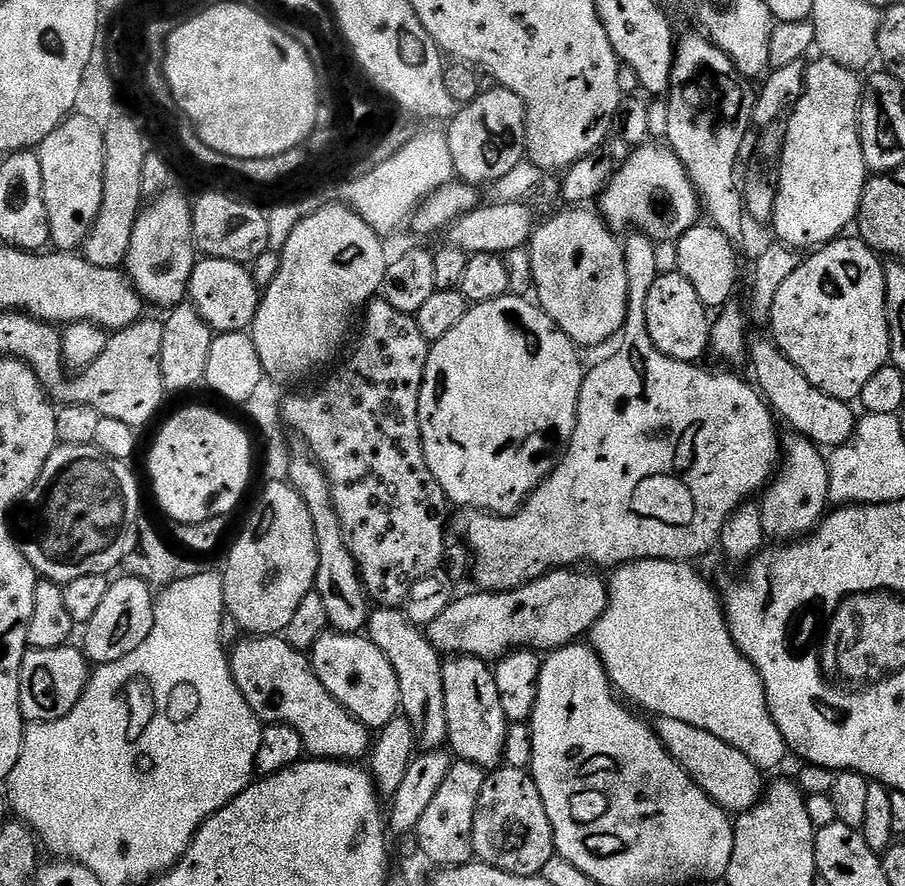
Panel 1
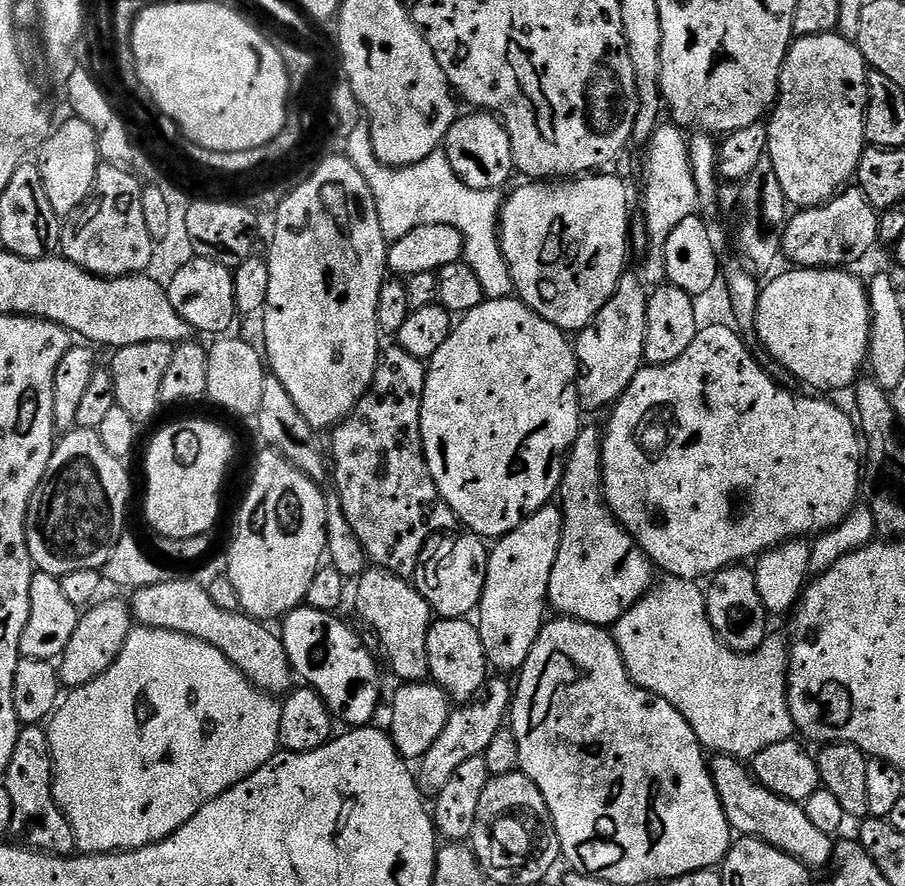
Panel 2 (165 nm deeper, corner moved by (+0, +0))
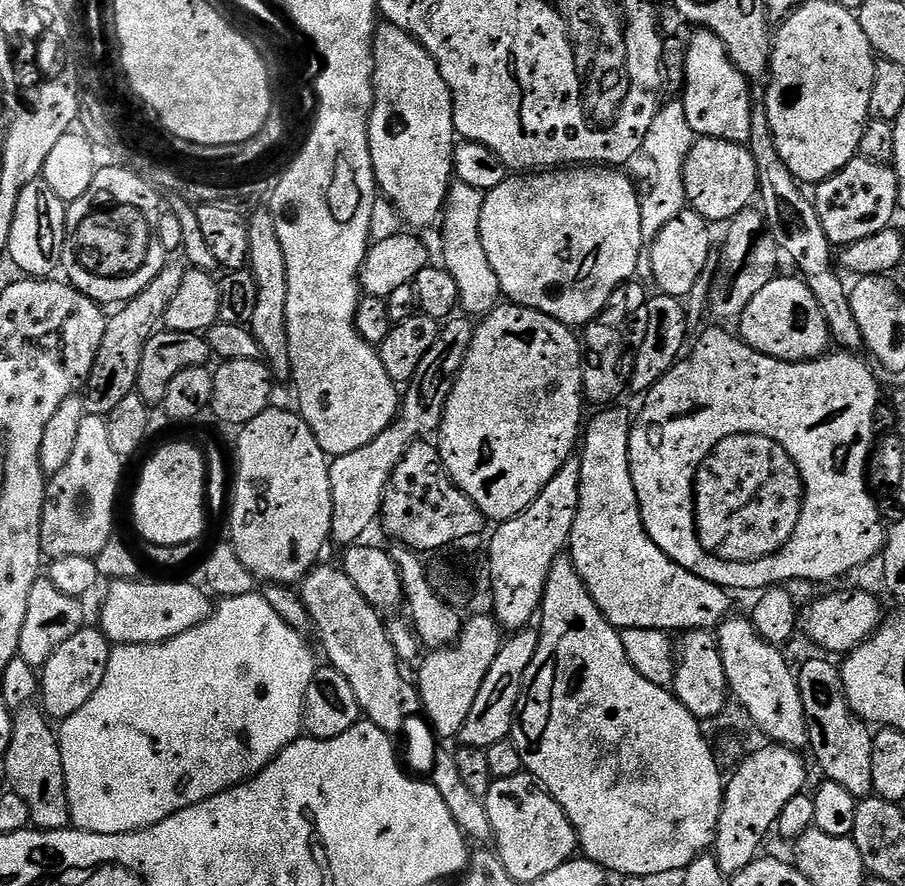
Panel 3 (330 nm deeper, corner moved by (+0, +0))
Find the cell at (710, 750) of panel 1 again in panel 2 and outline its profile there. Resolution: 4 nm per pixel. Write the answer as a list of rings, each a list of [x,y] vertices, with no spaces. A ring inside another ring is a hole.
[[[717,755],[711,761],[710,771],[716,793],[720,795],[722,810],[733,833],[744,838],[765,840],[770,846],[794,857],[809,870],[817,870],[825,864],[831,865],[834,851],[833,837],[822,834],[806,818],[803,807],[793,800],[774,794],[756,781],[756,777],[734,756]],[[716,760],[716,761],[715,761]]]

